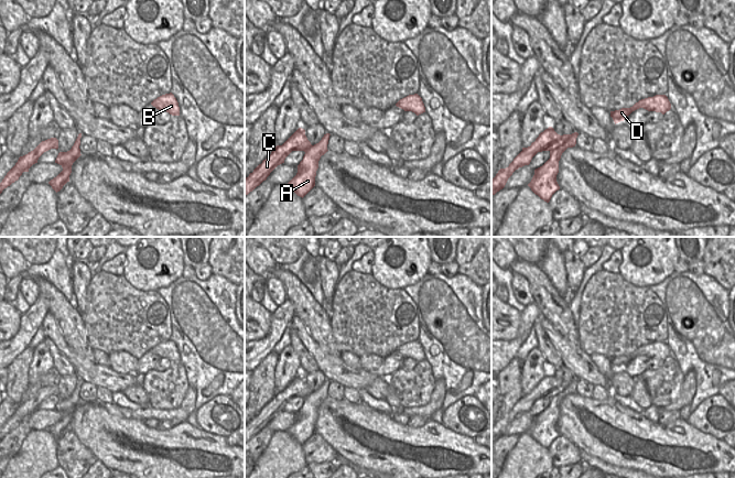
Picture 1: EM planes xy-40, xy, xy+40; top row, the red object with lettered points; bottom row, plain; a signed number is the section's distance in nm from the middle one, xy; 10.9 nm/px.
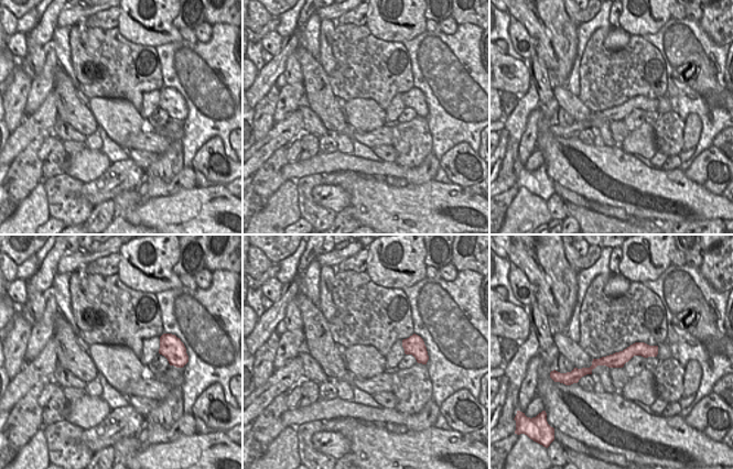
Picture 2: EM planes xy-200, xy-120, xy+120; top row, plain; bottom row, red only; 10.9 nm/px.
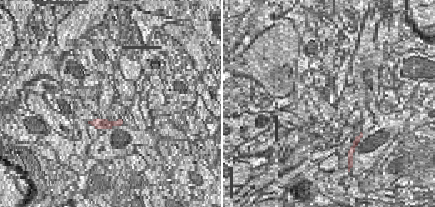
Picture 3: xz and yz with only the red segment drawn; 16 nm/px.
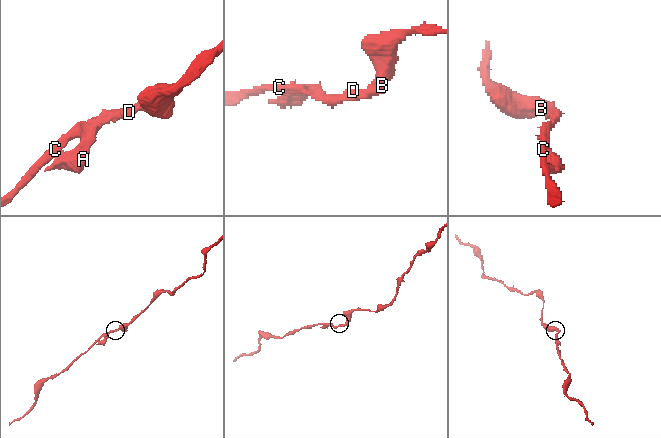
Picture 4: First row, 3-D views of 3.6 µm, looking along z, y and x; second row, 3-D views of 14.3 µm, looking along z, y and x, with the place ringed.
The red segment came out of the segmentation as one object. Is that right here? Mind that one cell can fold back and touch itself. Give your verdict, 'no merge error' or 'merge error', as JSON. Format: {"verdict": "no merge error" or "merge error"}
{"verdict": "no merge error"}

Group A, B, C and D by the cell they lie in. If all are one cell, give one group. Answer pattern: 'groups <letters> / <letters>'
groups A B C D

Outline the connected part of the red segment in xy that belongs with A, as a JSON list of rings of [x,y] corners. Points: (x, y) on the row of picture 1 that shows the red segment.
[[[299,128],[282,145],[277,145],[271,154],[245,178],[245,196],[266,181],[278,165],[284,163],[292,151],[304,151],[296,175],[288,183],[288,186],[303,198],[315,186],[318,161],[328,151],[329,135],[329,133],[324,134],[318,143],[312,145],[305,135],[305,130]]]

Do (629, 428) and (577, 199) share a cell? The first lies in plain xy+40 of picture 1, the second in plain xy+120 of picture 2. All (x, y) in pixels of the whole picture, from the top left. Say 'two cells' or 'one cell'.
two cells

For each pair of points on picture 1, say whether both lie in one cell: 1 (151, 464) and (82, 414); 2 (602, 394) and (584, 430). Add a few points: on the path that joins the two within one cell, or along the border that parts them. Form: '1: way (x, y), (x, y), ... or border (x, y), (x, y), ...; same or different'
1: way (133, 452), (119, 446), (99, 431); same
2: border (609, 395), (603, 400), (592, 398); different

